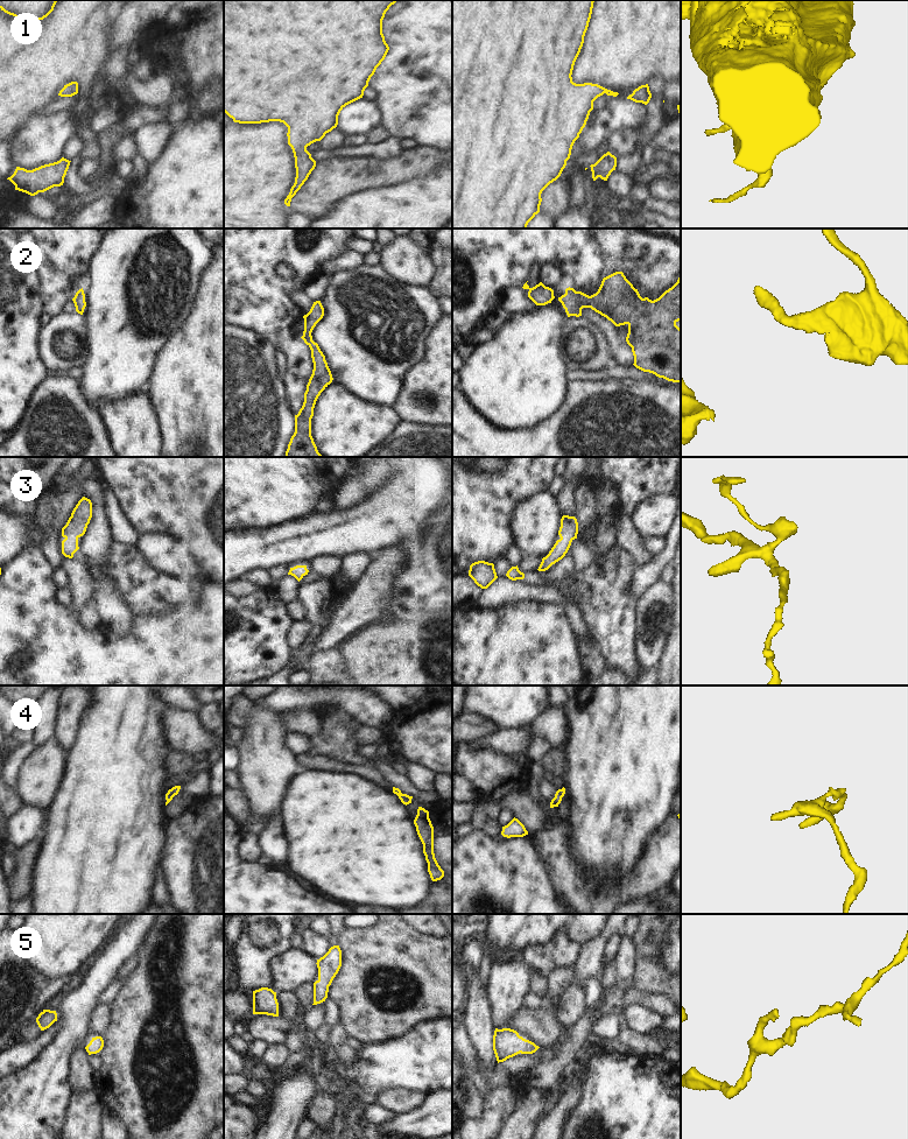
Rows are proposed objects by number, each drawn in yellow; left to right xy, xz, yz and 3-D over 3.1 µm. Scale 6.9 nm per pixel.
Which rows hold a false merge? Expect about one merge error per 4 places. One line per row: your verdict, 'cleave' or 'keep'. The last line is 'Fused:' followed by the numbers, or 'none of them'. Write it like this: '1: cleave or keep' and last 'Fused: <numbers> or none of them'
1: keep
2: keep
3: keep
4: keep
5: keep
Fused: none of them

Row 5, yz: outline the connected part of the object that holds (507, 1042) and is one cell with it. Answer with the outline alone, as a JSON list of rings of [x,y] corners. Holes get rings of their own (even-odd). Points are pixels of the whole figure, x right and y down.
[[[495,1028],[493,1035],[493,1050],[498,1063],[504,1062],[518,1054],[533,1054],[540,1047],[534,1042],[523,1039],[519,1033],[511,1028]]]

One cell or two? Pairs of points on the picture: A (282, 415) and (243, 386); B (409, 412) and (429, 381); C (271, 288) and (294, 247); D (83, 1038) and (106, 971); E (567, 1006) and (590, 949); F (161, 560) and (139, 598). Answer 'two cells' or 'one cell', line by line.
A: one cell
B: one cell
C: one cell
D: one cell
E: one cell
F: two cells

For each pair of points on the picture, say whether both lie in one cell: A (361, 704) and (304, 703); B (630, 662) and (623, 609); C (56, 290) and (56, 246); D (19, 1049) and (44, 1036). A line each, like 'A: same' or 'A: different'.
A: same
B: same
C: same
D: same

